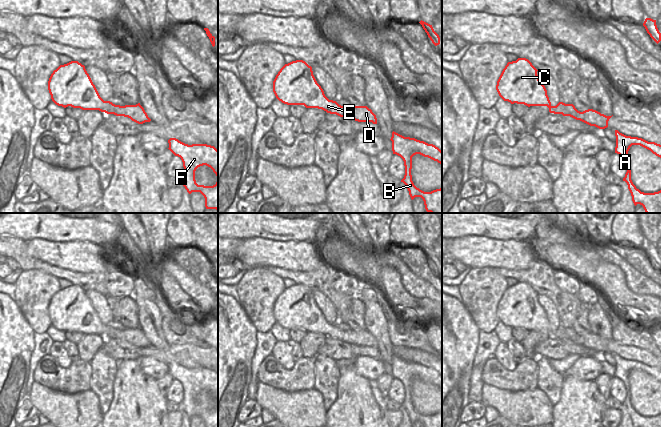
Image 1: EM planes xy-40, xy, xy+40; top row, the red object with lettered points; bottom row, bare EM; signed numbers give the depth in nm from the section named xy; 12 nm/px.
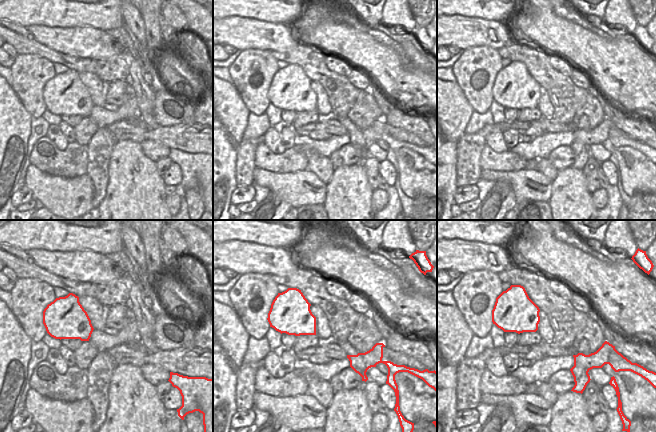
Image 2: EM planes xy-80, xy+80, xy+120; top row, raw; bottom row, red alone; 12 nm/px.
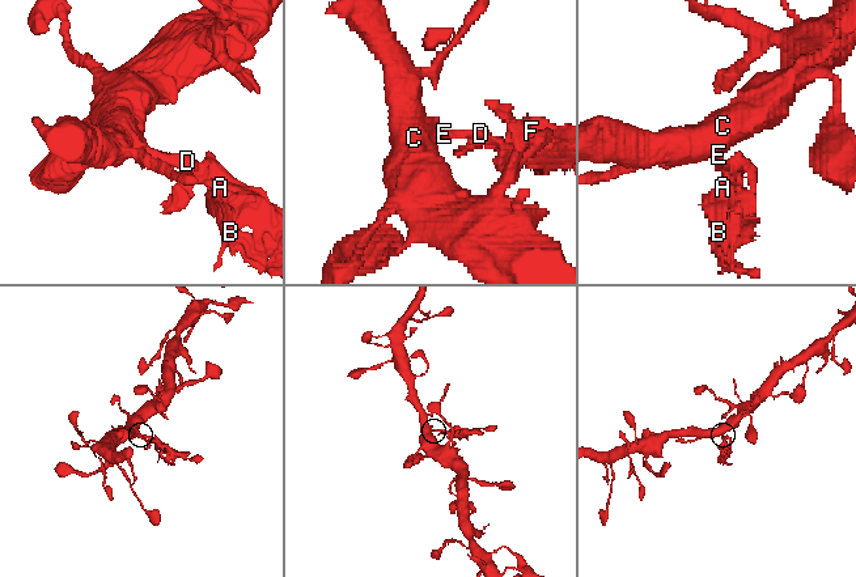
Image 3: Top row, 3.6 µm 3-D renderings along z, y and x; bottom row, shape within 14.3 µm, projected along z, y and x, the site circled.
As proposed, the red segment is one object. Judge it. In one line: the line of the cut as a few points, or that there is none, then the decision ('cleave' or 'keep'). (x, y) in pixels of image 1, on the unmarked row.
cut xy+40 (602, 338), (594, 348), (590, 349); cleave

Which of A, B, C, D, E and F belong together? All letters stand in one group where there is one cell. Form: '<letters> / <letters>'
A B F / C D E

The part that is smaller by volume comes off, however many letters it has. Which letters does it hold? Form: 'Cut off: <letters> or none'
Cut off: A, B, F

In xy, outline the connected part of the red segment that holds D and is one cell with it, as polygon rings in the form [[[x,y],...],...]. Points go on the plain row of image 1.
[[[303,284],[285,288],[273,305],[276,322],[287,329],[304,329],[358,346],[374,346],[376,339],[367,330],[341,330],[329,324],[317,307],[312,291]]]

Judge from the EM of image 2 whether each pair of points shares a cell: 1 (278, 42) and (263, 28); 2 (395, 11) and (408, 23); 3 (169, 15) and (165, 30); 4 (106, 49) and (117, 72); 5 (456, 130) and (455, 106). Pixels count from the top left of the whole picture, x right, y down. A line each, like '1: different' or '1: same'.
1: same
2: same
3: different
4: different
5: same

